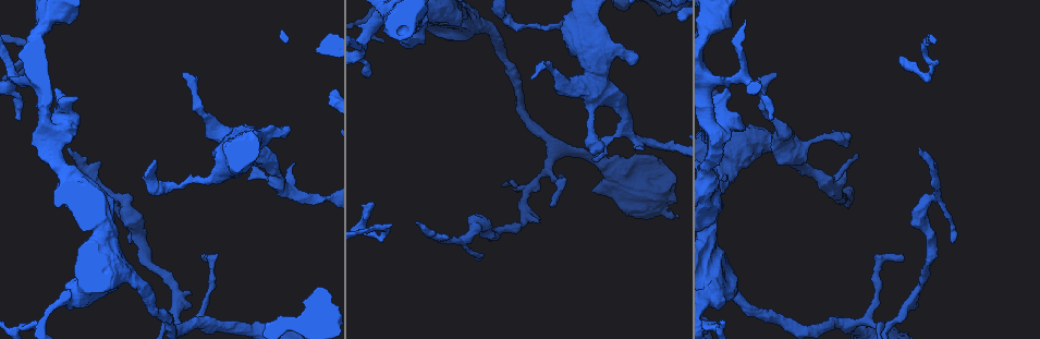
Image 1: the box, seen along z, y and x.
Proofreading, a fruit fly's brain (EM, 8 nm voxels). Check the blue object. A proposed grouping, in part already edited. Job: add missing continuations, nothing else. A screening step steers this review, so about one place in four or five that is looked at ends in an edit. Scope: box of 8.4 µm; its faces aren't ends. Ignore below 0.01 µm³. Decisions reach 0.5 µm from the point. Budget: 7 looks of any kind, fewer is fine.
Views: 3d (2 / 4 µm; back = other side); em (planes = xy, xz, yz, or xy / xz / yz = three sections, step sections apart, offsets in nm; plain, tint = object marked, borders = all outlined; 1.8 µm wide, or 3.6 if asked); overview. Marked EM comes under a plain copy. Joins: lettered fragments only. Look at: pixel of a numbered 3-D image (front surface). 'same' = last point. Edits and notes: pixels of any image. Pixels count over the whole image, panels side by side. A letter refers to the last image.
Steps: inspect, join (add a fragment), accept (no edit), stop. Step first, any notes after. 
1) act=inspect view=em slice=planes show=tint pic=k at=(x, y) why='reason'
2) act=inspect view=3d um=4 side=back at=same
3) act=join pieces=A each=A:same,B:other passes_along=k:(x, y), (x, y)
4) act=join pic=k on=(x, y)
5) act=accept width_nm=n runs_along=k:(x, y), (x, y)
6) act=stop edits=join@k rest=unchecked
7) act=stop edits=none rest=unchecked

act=inspect view=3d um=2 side=back pic=1 at=(531, 80) why='an open end'

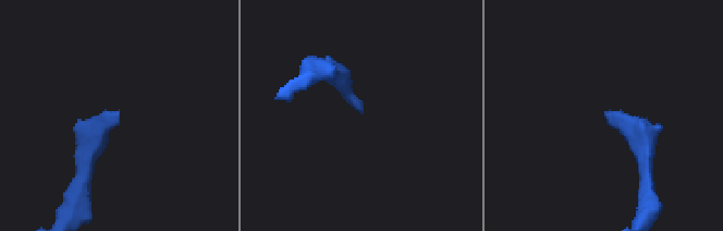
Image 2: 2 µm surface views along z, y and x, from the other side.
act=inspect view=em slice=planes show=tint pic=2 at=(363, 110)

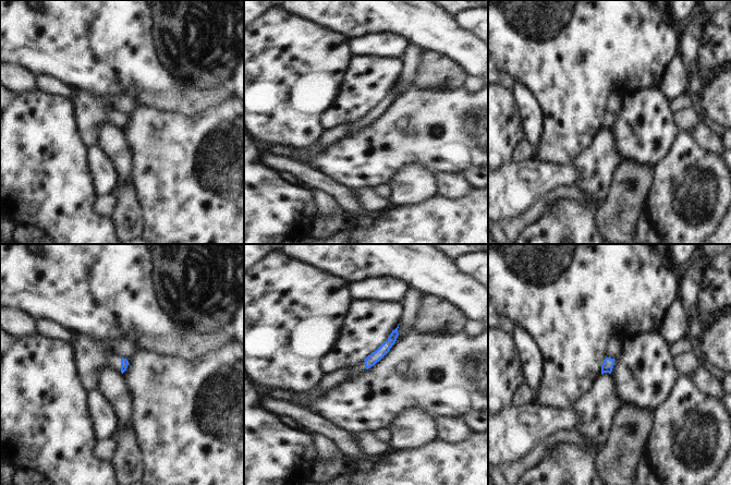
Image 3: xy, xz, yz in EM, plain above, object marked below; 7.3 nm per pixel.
act=inspect view=em slice=planes show=borders at=same

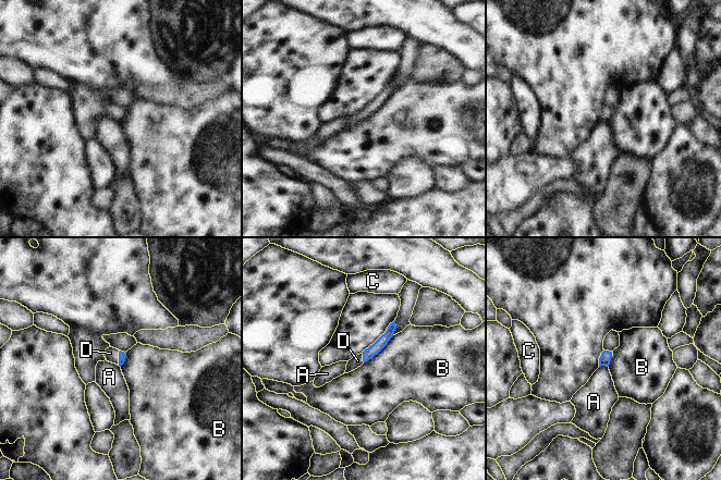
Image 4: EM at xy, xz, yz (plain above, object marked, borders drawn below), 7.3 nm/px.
act=join pieces=D each=A:other,B:other,C:other,D:same found='the cell continues'

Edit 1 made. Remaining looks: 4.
act=inspect view=overview

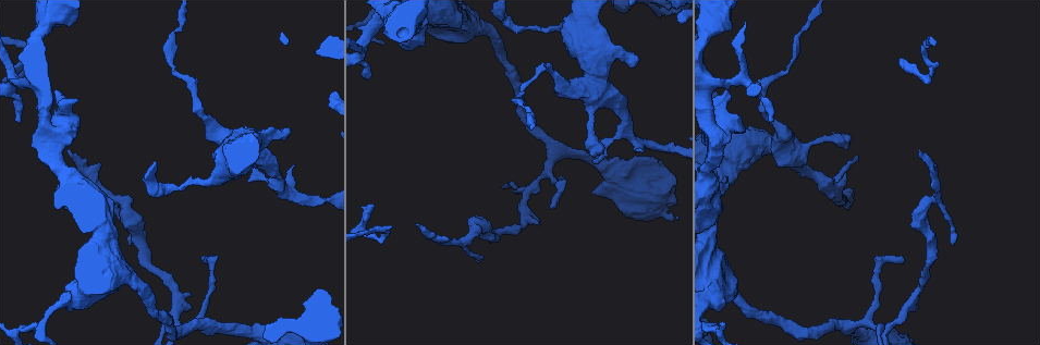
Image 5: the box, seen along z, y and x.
act=inspect view=em um=3.6 slice=yz step=4 show=tint pic=5 at=(289, 129)

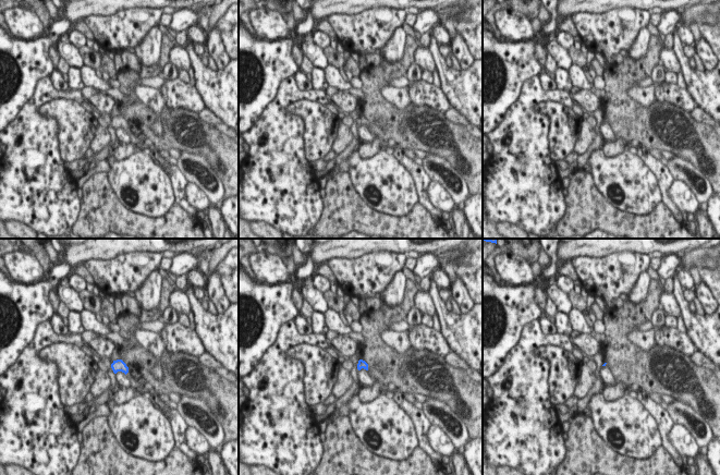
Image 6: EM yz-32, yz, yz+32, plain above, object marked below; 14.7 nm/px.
act=inspect view=em um=3.6 slice=xz step=8 show=borders at=same why='another direction'

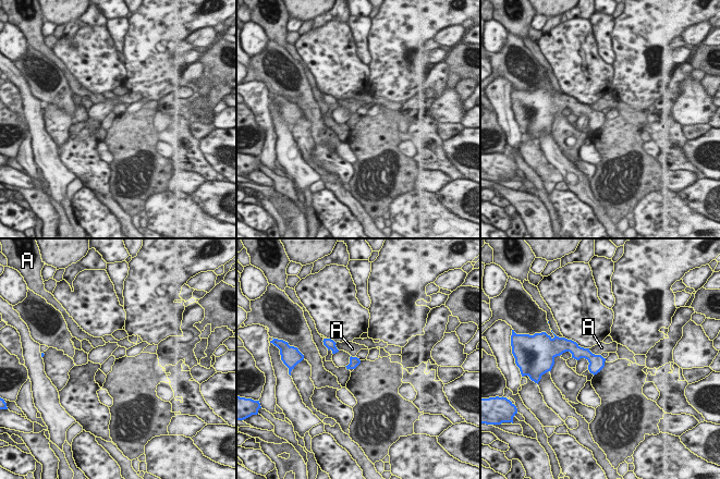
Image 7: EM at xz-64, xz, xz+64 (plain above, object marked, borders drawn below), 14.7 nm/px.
act=accept each=A:other border=7:(588, 348), (593, 353), (600, 355) found='no lettered fragment goes on from it'

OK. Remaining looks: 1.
act=inspect view=em slice=planes show=borders pic=5 at=(20, 74)

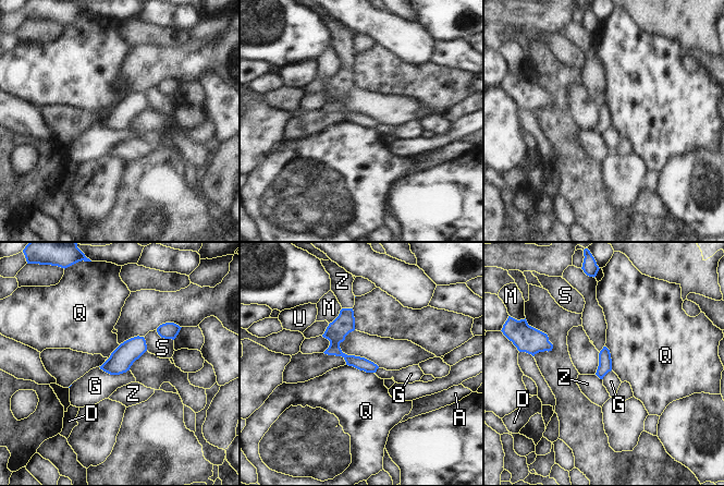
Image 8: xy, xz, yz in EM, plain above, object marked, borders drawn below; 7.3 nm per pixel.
act=accept longest_contact=G:220nm each=A:other,D:other,G:other,M:other,Q:other,S:other,U:other,Z:other border=8:(346, 364), (373, 373) found='no lettered fragment goes on from it'

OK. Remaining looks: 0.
act=stop edits=join@4 rest=unchecked

